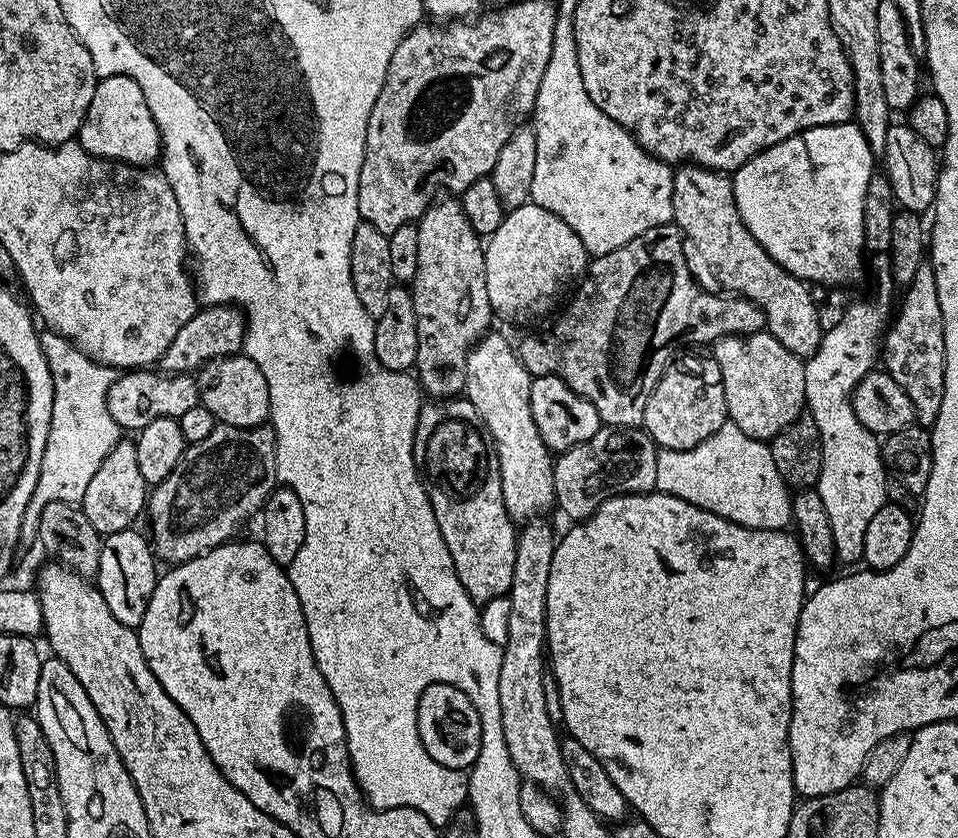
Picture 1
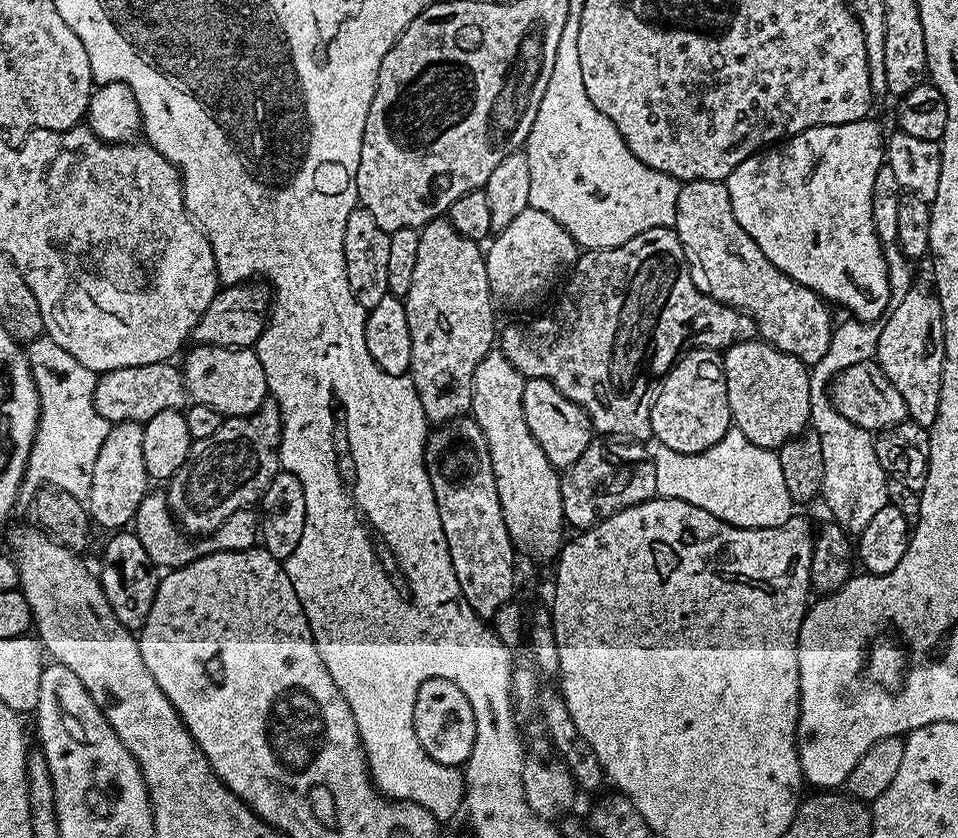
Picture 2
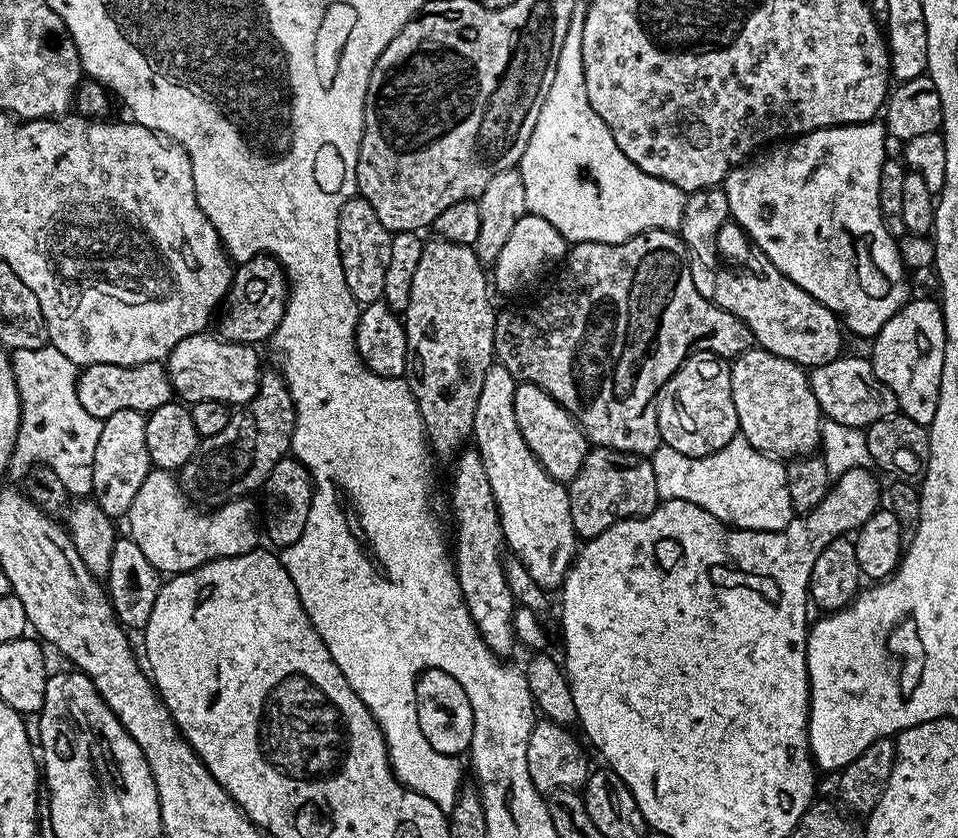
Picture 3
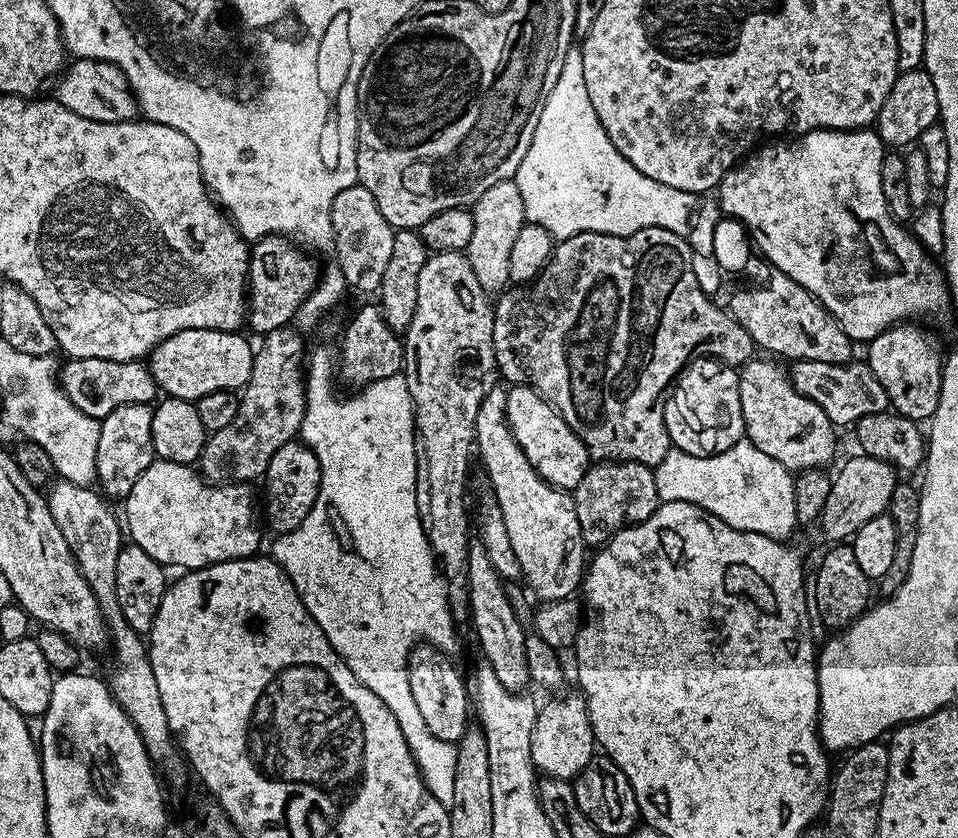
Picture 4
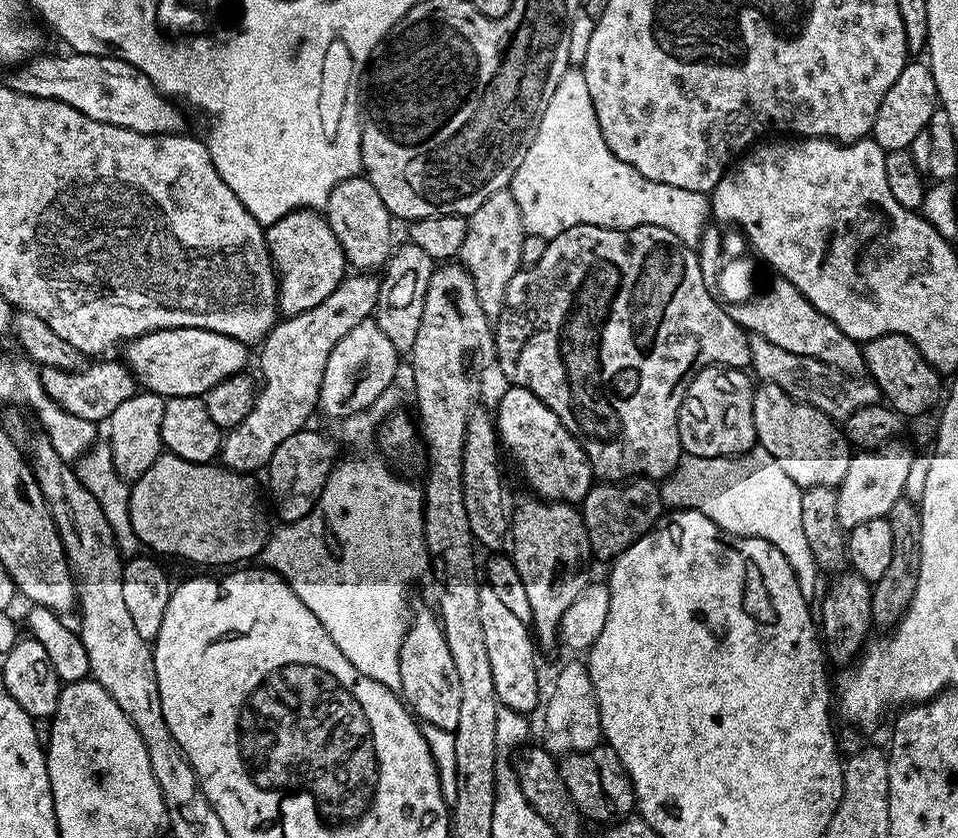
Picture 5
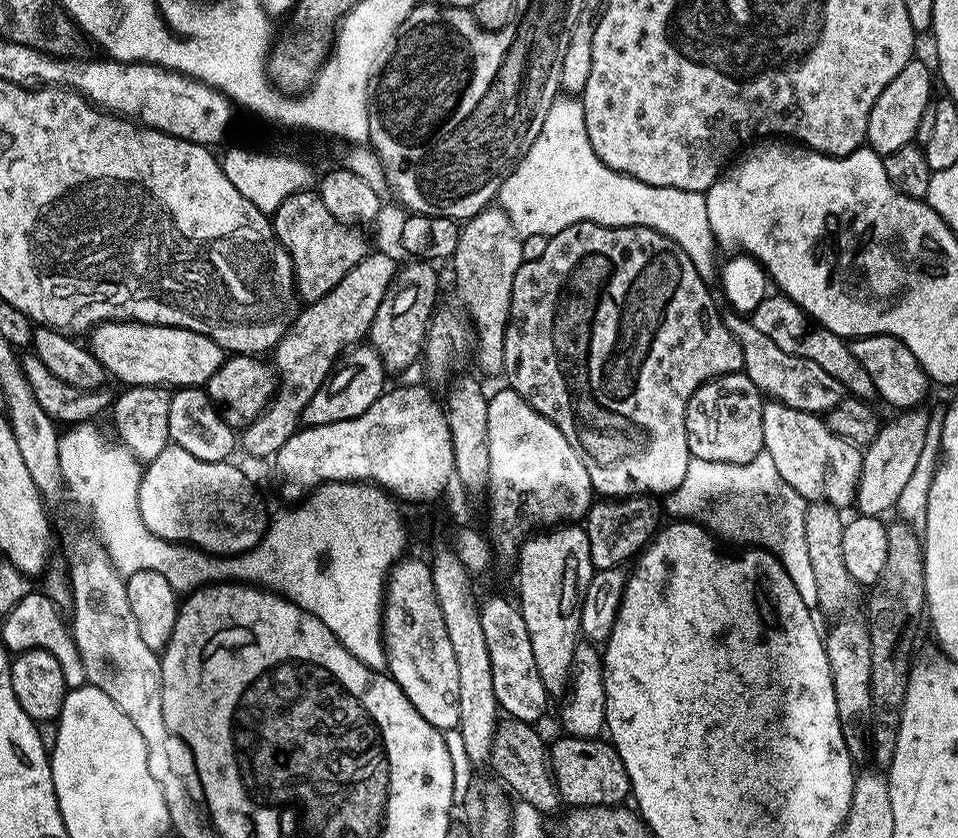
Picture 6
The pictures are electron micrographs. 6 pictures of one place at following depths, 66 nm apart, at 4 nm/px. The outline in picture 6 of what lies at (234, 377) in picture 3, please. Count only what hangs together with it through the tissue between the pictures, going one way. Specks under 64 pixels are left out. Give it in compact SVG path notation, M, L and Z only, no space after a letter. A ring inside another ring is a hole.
M109 320L96 325L90 333L90 347L94 358L102 362L102 366L114 381L121 380L121 385L138 388L159 388L161 386L175 390L177 388L194 388L207 385L210 377L222 366L226 359L224 349L218 346L206 334L198 334L194 330L175 328L165 324L140 324L137 320Z

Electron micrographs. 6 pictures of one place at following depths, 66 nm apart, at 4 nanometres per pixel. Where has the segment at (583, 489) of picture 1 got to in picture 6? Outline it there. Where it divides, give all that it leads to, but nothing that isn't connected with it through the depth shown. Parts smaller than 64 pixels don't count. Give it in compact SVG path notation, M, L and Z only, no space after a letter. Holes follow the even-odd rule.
M643 494L623 498L600 498L593 503L582 521L582 527L590 542L593 569L627 565L655 537L662 524L662 504L656 500L659 499L655 495Z

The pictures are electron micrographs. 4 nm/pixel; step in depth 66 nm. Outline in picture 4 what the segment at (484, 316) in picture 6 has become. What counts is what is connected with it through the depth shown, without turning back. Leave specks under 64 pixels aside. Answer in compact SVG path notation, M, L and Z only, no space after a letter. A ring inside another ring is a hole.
M515 179L494 182L482 198L470 208L474 218L474 231L466 249L470 270L478 278L478 286L489 294L499 294L509 287L510 254L514 251L514 242L525 226L522 193L518 191Z

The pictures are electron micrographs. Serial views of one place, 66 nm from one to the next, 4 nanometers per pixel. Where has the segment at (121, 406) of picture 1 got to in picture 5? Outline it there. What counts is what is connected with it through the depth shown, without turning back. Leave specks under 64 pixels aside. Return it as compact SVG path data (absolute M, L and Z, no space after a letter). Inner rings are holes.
M119 359L103 360L89 363L92 364L89 368L84 366L71 372L58 370L54 366L43 366L40 368L42 390L46 390L48 397L59 408L78 418L86 418L93 422L107 421L108 416L114 414L114 410L118 410L122 402L126 402L126 398L136 395L138 385L127 364Z

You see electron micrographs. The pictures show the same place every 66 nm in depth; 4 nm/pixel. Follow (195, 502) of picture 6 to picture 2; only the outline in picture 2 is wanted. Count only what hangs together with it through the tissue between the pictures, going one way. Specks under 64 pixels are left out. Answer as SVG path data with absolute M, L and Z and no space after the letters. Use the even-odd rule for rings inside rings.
M152 490L144 496L132 524L133 531L145 547L146 554L150 555L152 564L162 570L180 568L200 556L214 552L241 552L255 547L259 541L259 515L250 508L236 511L224 521L218 531L207 537L196 541L185 537L174 521L171 509L168 507L167 495L163 491Z

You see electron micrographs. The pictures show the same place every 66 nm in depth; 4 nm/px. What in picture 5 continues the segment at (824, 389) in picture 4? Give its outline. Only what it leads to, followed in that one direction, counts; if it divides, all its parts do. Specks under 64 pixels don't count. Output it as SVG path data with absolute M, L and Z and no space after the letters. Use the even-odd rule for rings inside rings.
M749 335L748 341L752 355L750 368L757 381L786 390L790 398L822 410L832 420L843 422L854 414L854 410L881 403L880 387L870 378L857 379L855 376L847 376L834 370L834 366L826 366L826 362L818 362L818 358L790 354L766 342L766 338L761 336Z

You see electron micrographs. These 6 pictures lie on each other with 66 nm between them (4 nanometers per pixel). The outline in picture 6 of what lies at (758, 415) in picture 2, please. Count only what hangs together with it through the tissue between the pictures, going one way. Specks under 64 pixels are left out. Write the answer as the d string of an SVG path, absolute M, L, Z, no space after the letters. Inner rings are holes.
M765 403L762 410L764 451L770 454L782 479L790 482L805 501L825 500L844 510L856 498L856 487L864 461L863 451L846 438L834 434L815 412L794 410L785 404Z

